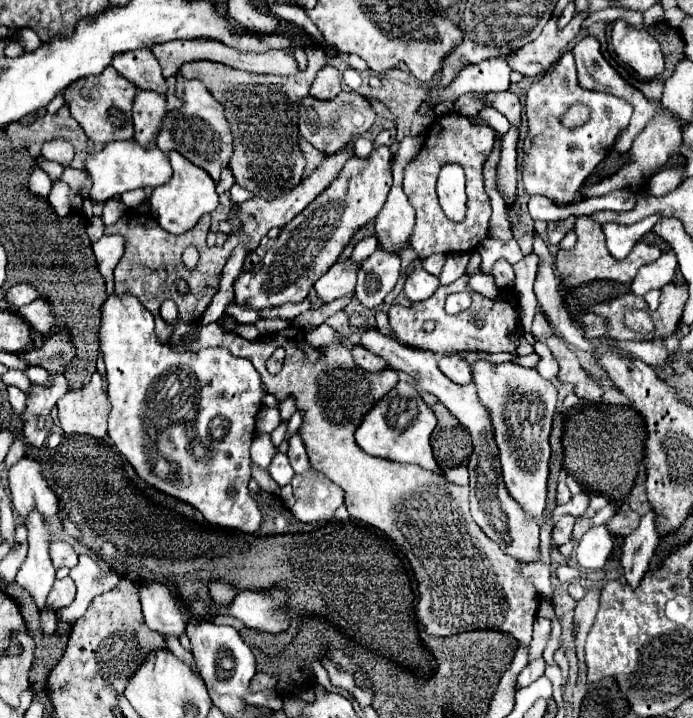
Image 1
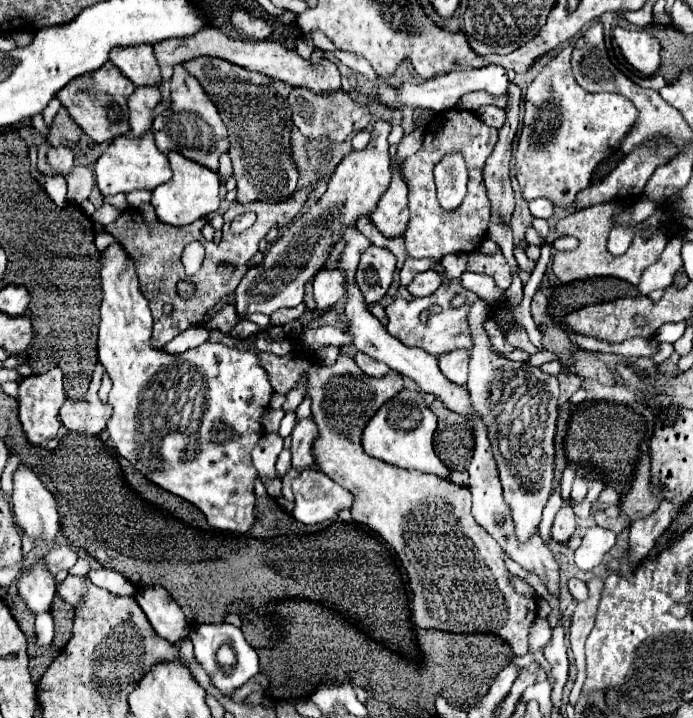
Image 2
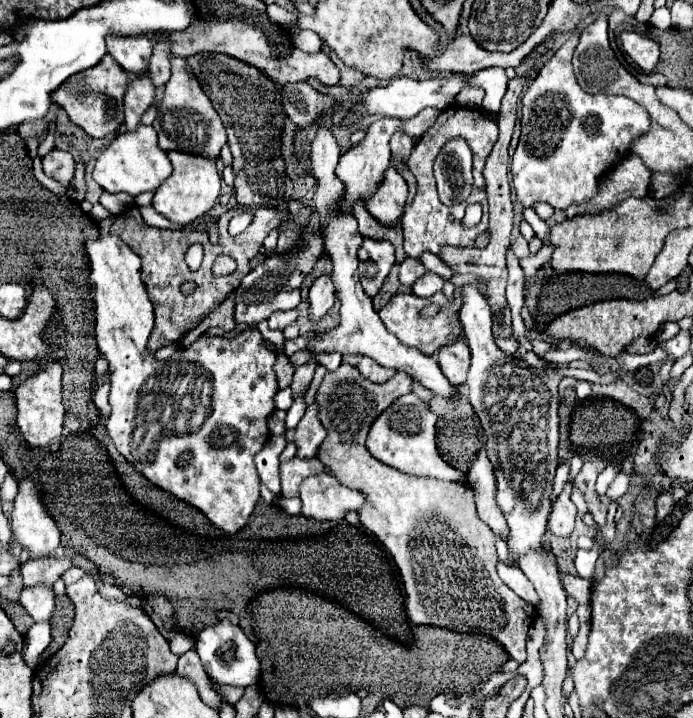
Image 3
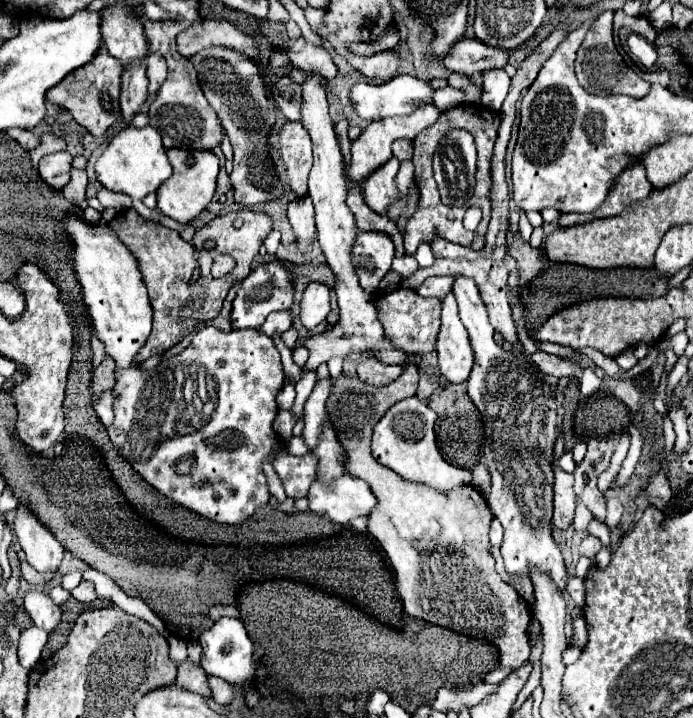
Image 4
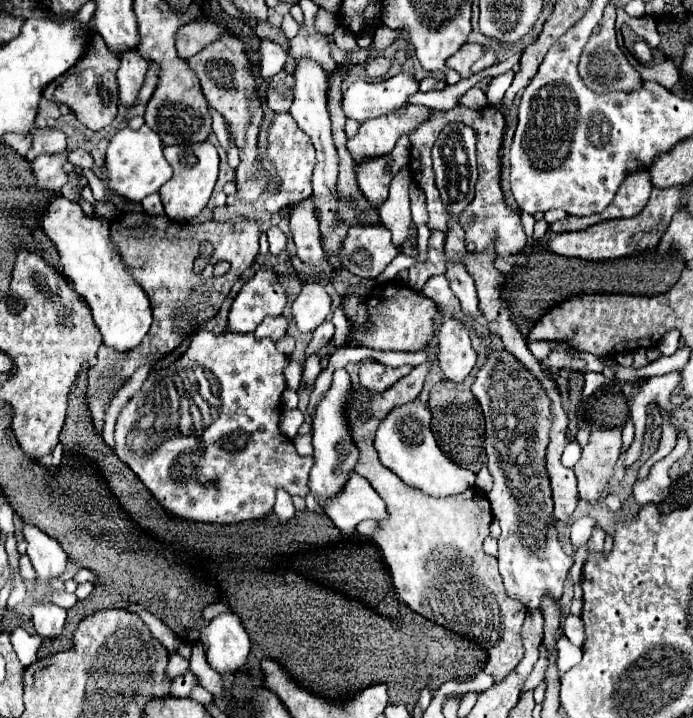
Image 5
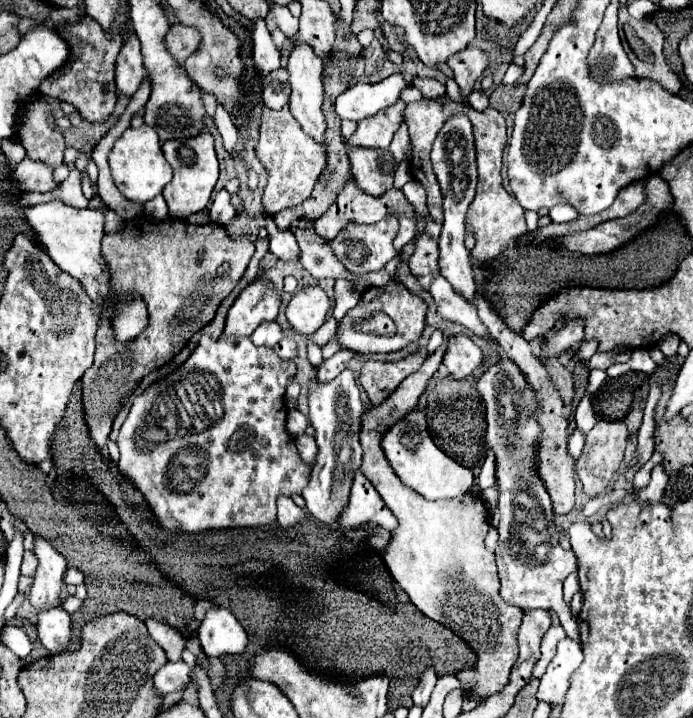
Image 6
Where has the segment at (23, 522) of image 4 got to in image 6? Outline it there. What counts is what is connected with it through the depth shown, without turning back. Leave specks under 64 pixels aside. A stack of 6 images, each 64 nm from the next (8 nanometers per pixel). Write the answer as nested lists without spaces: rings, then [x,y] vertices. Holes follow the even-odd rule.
[[[34,536],[34,556],[38,558],[38,568],[34,574],[34,582],[28,594],[30,604],[40,608],[60,606],[60,590],[62,576],[66,572],[66,558],[42,536]]]

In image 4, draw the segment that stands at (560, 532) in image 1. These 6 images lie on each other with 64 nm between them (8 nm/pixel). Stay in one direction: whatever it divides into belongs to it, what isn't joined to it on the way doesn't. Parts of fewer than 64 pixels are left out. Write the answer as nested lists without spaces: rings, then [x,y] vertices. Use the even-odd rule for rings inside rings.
[[[554,464],[554,516],[552,516],[552,526],[556,530],[566,530],[572,524],[574,518],[574,488],[572,488],[572,474],[566,474],[562,470],[558,470],[558,466]]]

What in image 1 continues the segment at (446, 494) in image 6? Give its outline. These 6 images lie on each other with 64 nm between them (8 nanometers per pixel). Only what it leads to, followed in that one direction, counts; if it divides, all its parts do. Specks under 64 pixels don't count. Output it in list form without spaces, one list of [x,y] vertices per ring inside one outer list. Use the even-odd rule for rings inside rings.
[[[398,382],[386,396],[382,396],[372,406],[372,410],[368,410],[368,414],[362,418],[360,426],[354,432],[354,440],[370,456],[388,458],[394,462],[418,464],[420,468],[440,472],[440,466],[436,464],[430,448],[430,434],[434,426],[436,416],[420,398],[418,390],[408,382]]]

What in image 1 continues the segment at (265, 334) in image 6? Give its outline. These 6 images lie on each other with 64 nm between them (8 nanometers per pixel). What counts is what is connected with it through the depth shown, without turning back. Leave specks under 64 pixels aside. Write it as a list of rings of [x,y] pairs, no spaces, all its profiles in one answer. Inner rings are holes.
[[[302,300],[300,304],[282,304],[282,306],[276,306],[276,308],[266,308],[266,310],[260,310],[260,318],[282,318],[282,320],[294,320],[298,314],[306,312],[310,308],[310,300]]]

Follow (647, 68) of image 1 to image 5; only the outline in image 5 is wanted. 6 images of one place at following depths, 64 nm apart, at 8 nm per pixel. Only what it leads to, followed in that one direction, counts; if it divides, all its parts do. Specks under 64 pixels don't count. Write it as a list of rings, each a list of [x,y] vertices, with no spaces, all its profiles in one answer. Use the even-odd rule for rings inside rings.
[[[636,40],[632,48],[634,48],[634,56],[636,56],[642,64],[650,64],[650,62],[652,62],[652,48],[650,48],[644,40]]]

